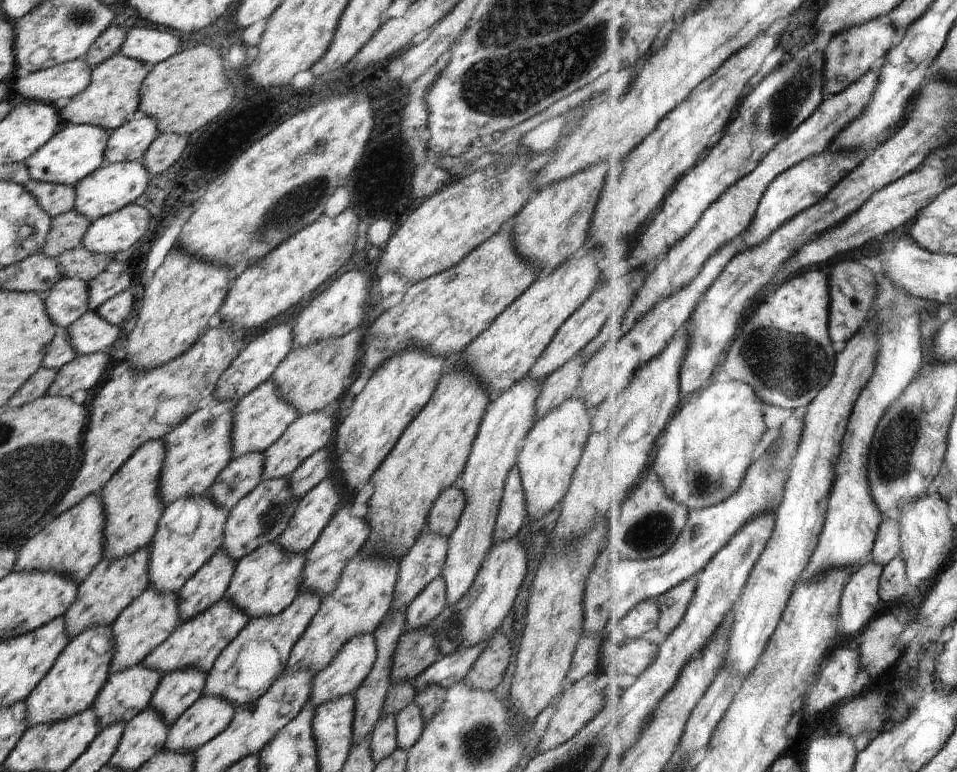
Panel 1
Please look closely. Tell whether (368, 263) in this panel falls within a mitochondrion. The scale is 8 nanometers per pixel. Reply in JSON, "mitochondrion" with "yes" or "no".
{"mitochondrion":"no"}

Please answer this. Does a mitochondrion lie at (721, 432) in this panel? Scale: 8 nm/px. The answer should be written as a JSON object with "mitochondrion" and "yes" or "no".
{"mitochondrion":"no"}

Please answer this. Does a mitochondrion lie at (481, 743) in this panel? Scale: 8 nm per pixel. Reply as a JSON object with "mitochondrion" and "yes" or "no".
{"mitochondrion":"yes"}

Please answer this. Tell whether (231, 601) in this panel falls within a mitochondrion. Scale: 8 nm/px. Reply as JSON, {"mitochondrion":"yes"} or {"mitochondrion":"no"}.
{"mitochondrion":"no"}

